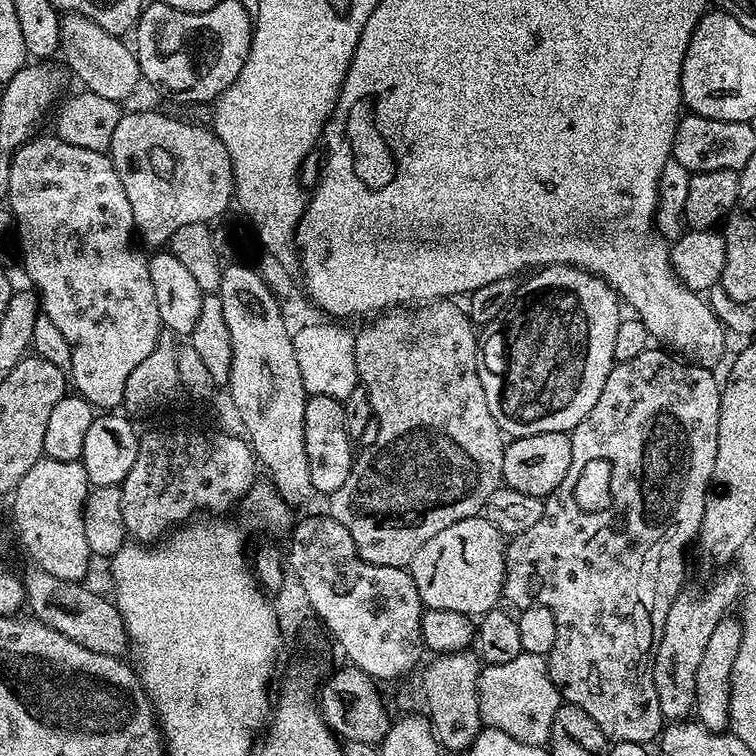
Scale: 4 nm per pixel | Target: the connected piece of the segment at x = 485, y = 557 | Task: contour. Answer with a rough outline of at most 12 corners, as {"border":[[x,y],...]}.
{"border":[[446,526],[410,565],[421,605],[473,618],[504,595],[504,533]]}

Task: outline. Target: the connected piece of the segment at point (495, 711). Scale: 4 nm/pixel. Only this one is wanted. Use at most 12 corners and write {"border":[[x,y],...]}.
{"border":[[545,657],[481,667],[481,721],[547,745],[562,697]]}

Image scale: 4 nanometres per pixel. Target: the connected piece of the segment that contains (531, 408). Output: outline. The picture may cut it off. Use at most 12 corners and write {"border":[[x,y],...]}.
{"border":[[550,264],[478,344],[512,438],[571,433],[614,367],[622,301]]}

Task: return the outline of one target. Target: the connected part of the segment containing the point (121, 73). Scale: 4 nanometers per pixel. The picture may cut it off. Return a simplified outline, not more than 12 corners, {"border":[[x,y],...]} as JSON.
{"border":[[82,14],[60,17],[59,55],[87,91],[124,102],[135,51]]}

